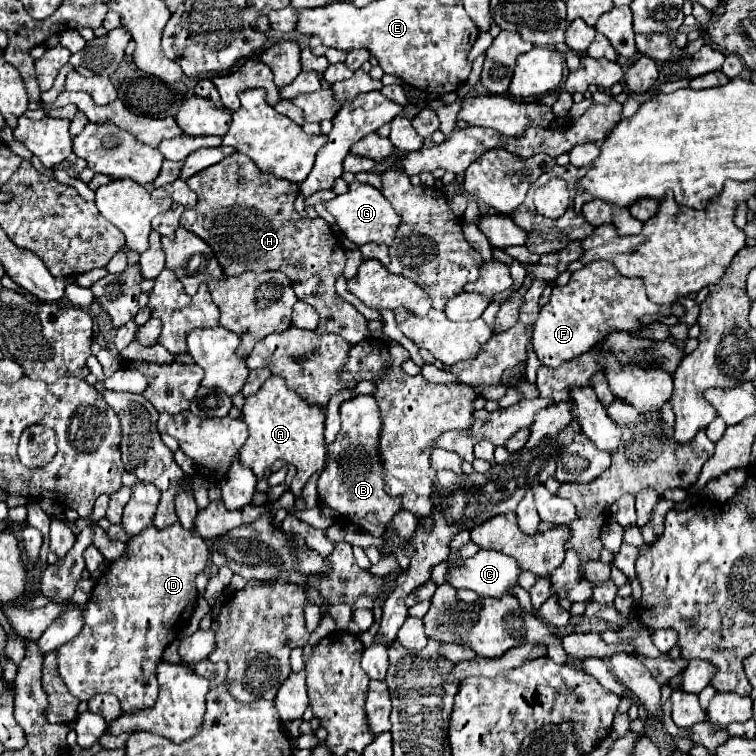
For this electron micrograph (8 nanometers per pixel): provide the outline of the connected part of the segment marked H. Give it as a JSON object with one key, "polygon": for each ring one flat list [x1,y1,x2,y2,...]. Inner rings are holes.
{"polygon":[[232,153,224,161,190,177,188,187,196,191,198,205,184,211,180,225,212,247,218,261,222,261,224,275,242,275,246,271,262,273,270,269,284,271,292,283,298,283,298,291,294,291,298,299,318,311,318,333,338,333,354,345,370,337,366,317,344,301,334,287,344,271,346,251,324,219,302,219,296,215,294,201,298,197,298,185,270,177,250,157]]}

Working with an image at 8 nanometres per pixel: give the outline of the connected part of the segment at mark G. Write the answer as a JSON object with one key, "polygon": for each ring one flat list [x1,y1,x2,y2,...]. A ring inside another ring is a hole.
{"polygon":[[360,181,350,183,348,193,342,193,342,195,334,197,332,201,328,201,326,203,326,209,336,219,340,231,352,243,356,243,358,247,364,245,364,243,370,243,370,241,384,243,384,245,390,247,392,241,394,241,396,229,400,225,400,215,392,209,392,205,384,199,384,195,376,187,366,185,366,183,360,183]]}

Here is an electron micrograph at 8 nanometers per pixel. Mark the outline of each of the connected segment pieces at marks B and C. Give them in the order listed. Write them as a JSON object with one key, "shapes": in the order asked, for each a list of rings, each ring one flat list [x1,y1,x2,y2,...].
{"shapes":[[[356,395,340,405,340,433,328,445,328,463,318,477,320,503,360,525,374,537,382,537,386,523,402,509,402,497,390,497,384,489,384,463,380,457,382,413,372,395]],[[482,549,450,569,446,581,456,589,472,589,480,597,502,597,518,587,520,571,514,557]]]}

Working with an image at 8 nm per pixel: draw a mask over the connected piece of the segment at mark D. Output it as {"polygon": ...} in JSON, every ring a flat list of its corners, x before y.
{"polygon":[[178,523,168,529,150,527,146,533,142,533,142,537,128,541,128,545,130,557,126,557,126,561,110,563,110,567,100,575,82,613,82,631,72,641,64,643,56,653,58,673,72,695,76,695,80,701,88,701,98,693,114,693,120,699,124,713,136,713,138,709,154,705,158,697,156,665,162,661,164,649,186,629,192,617,198,599,194,579,202,569,206,569,210,553,202,537,186,533,186,529,182,529]]}

